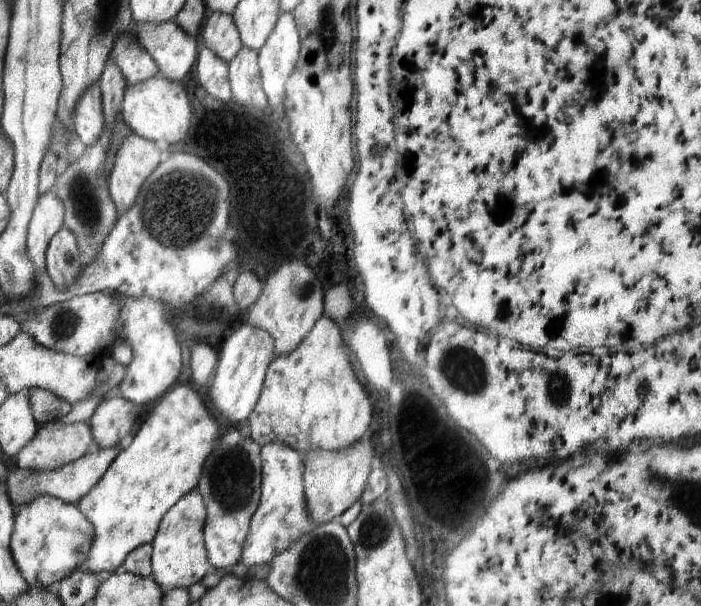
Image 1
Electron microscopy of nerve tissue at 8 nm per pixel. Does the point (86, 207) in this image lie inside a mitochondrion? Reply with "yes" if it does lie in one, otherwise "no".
yes

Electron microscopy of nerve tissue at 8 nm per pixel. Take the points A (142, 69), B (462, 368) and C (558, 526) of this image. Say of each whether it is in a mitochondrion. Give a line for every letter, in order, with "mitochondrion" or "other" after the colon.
A: other
B: mitochondrion
C: other

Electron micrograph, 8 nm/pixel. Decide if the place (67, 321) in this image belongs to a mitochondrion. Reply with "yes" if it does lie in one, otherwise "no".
yes

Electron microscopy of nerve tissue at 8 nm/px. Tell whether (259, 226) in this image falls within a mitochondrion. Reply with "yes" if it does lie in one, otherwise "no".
no

